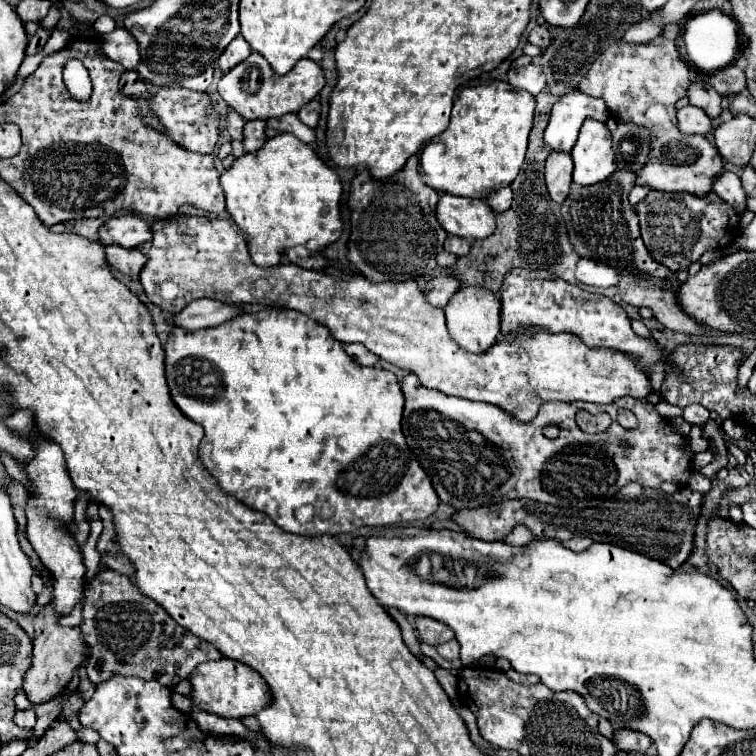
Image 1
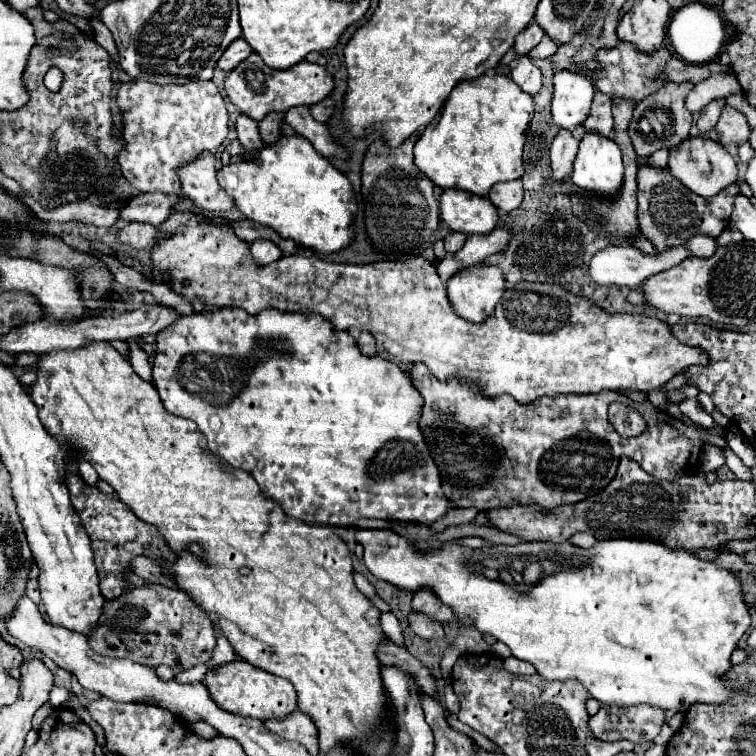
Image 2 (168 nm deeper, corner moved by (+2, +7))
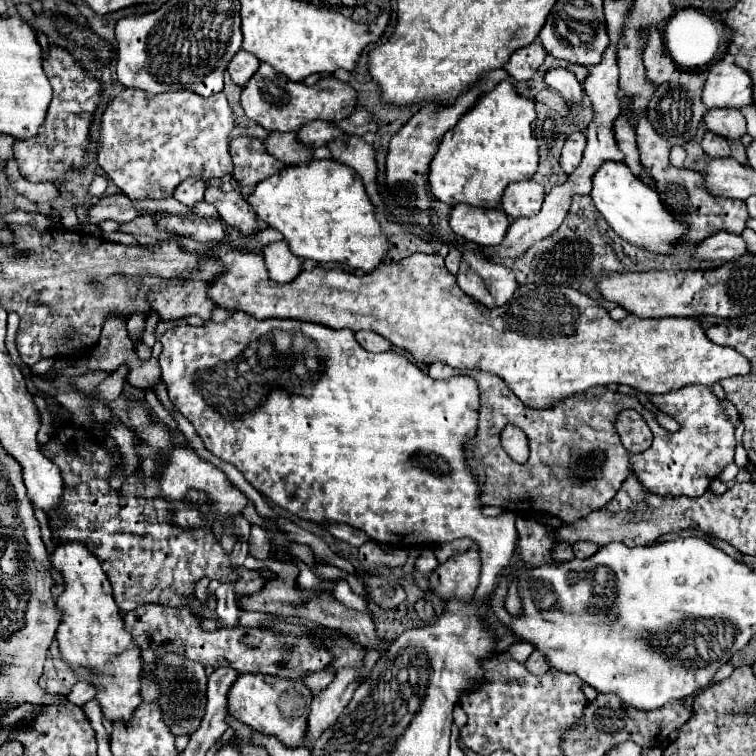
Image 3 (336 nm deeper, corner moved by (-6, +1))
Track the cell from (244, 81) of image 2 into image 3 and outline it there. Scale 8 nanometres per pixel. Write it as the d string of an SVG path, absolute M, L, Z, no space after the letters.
M261 64L259 70L251 76L251 80L243 86L241 108L251 120L255 120L269 132L273 130L297 132L299 126L311 120L337 122L341 118L347 118L355 106L355 98L357 98L357 92L349 84L339 82L333 76L321 78L315 86L305 86L303 82L291 82L283 74L275 72L269 64Z

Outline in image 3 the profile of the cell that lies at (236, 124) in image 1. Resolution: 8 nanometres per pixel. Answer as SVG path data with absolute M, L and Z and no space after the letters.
M293 132L269 134L267 138L263 138L263 146L265 146L267 154L271 154L273 158L277 158L285 164L301 164L301 162L311 160L311 152L297 142Z

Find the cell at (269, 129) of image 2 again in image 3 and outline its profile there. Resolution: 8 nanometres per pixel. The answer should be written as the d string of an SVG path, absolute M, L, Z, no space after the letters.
M315 120L315 122L307 122L299 128L297 132L297 140L303 146L323 146L325 142L331 142L333 138L341 138L343 132L335 126L331 126L329 122L323 120Z

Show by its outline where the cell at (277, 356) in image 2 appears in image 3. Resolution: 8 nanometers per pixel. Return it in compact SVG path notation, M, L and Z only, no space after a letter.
M233 312L225 322L205 322L203 326L175 326L169 328L163 338L163 352L159 358L161 378L167 386L169 400L173 406L195 426L197 434L201 436L205 448L221 458L223 462L233 464L245 480L255 486L265 498L269 498L275 506L319 524L325 522L339 522L349 524L363 530L367 536L373 536L375 542L389 544L389 546L425 546L425 544L443 544L455 538L471 538L481 550L481 574L479 588L475 590L474 600L479 614L485 618L487 607L485 602L491 590L495 588L497 574L511 564L515 558L515 544L517 544L517 528L515 527L516 514L513 512L502 513L498 516L485 517L481 514L481 504L477 502L477 482L469 466L465 466L463 446L469 438L473 438L477 430L477 410L479 410L479 390L477 384L467 376L457 376L451 380L433 380L423 374L413 362L405 356L395 352L381 352L373 354L363 350L357 344L355 334L349 328L335 330L323 324L299 322L299 320L255 320L247 312Z

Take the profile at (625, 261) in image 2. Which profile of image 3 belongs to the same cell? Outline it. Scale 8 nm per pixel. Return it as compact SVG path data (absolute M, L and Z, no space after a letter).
M719 230L695 246L693 258L697 258L697 260L733 260L745 252L747 252L747 244L743 242L741 236L727 232L727 230Z

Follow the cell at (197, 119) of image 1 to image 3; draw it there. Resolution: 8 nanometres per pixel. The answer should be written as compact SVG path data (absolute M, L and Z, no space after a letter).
M127 88L101 116L97 164L129 198L169 198L187 178L215 182L233 170L229 154L233 126L233 112L223 92L209 98L189 90L149 96L143 90Z

